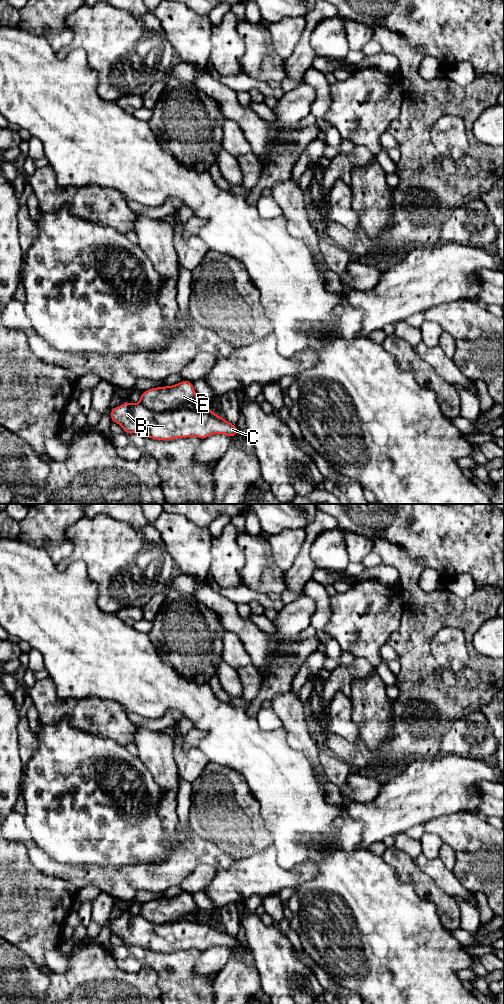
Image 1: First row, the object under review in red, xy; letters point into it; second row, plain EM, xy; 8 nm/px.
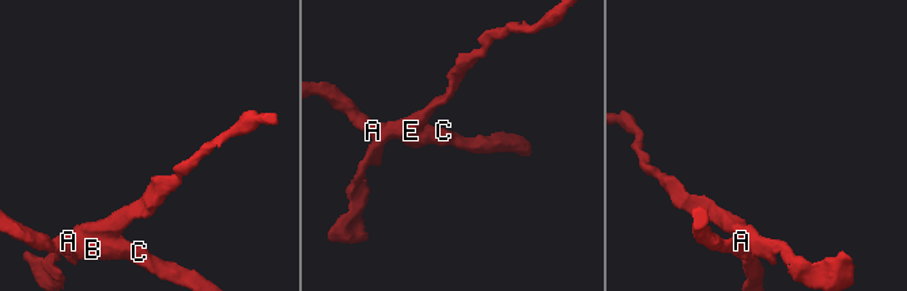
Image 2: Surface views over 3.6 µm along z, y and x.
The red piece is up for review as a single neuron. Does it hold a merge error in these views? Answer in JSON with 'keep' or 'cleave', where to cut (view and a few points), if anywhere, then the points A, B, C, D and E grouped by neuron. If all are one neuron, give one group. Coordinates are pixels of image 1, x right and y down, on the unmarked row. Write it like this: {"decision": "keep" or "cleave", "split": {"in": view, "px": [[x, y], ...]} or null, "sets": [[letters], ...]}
{"decision": "cleave", "split": {"in": "xy", "px": [[139, 914], [155, 923], [169, 923], [186, 918], [203, 917]]}, "sets": [["A", "B", "C", "D"], ["E"]]}

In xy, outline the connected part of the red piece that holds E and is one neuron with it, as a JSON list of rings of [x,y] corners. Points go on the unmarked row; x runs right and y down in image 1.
[[[184,892],[172,898],[155,899],[141,905],[140,916],[155,924],[176,922],[186,918],[201,918],[192,893]]]

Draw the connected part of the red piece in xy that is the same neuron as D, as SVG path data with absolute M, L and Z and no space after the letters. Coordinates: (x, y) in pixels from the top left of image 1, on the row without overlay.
M124 914L110 923L110 929L128 947L138 945L161 953L193 948L203 952L212 946L225 946L232 951L240 945L236 937L230 936L206 917L155 924L140 915Z

